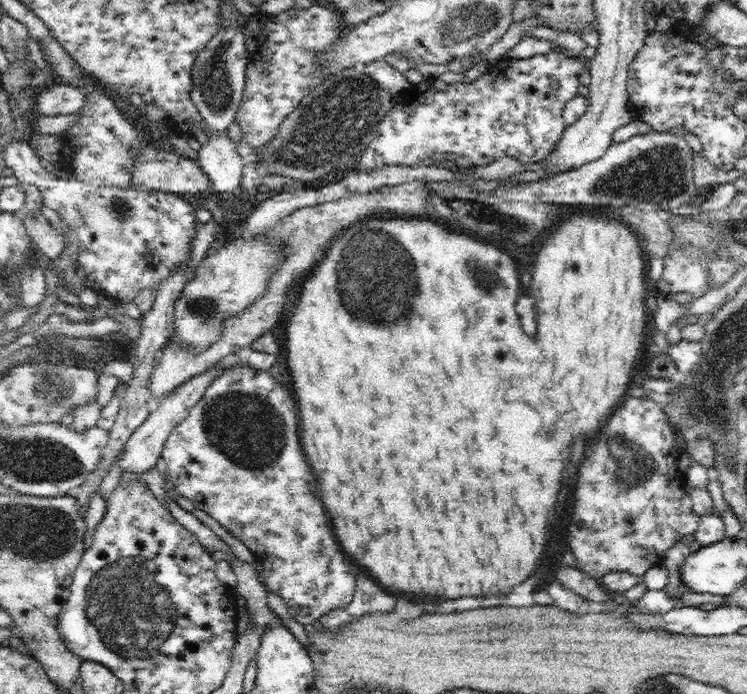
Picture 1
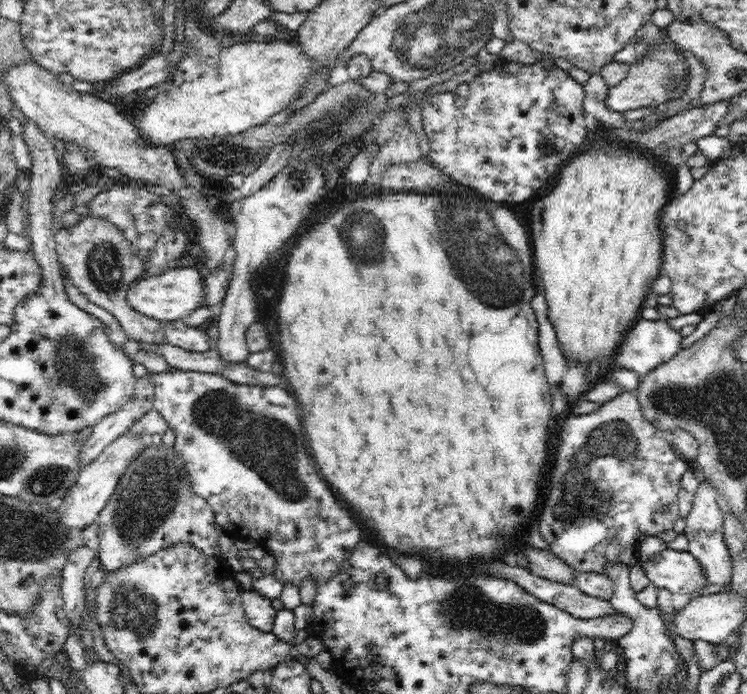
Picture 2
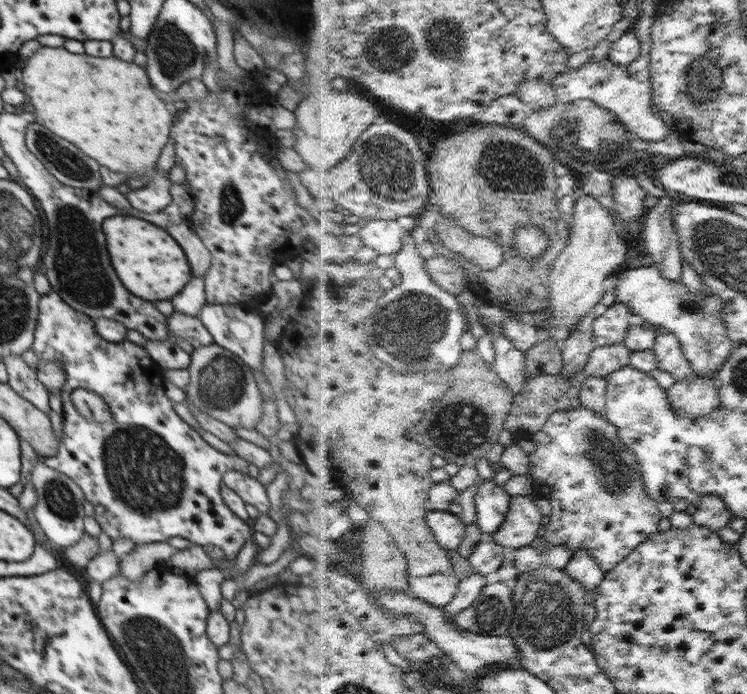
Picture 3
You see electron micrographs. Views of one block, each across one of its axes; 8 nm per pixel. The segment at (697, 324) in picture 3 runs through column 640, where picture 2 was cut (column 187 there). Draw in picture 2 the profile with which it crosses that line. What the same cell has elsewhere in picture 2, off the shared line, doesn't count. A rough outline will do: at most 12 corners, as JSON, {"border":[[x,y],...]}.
{"border":[[193,267],[169,268],[132,283],[126,302],[166,322],[204,300]]}

